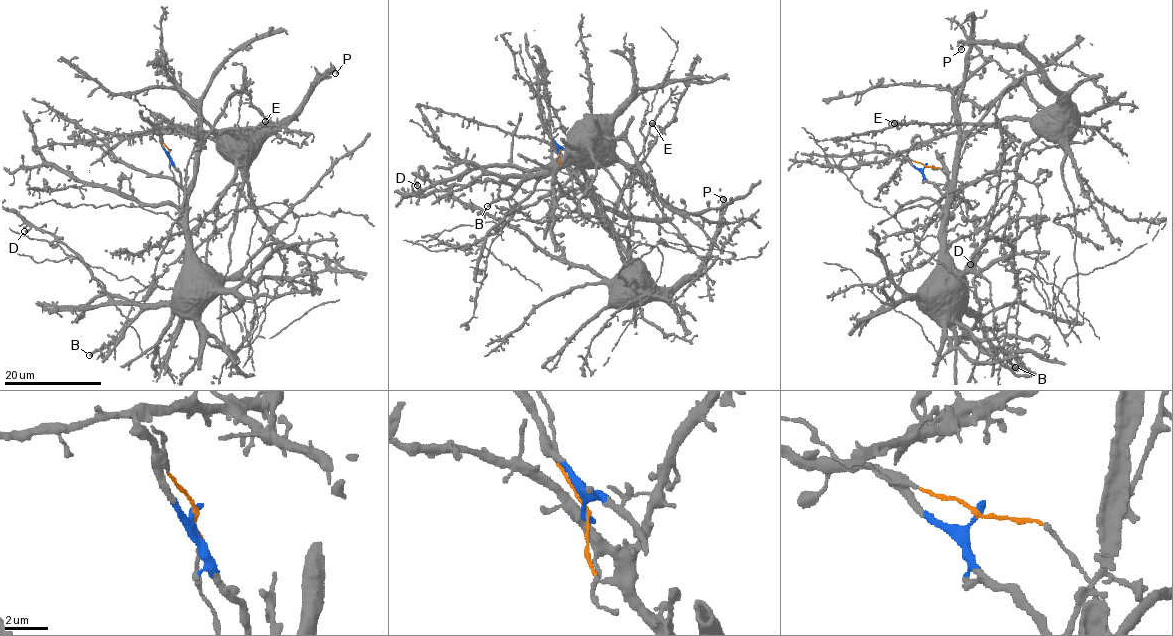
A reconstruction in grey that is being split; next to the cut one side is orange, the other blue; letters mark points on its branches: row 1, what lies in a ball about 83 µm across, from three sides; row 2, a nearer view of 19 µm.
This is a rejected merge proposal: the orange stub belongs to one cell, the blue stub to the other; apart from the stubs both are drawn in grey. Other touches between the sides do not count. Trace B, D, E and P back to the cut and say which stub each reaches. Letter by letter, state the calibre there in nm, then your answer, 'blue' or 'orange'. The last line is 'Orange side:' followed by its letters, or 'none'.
B: calibre 360 nm; blue
D: calibre 280 nm; blue
E: calibre 360 nm; orange
P: calibre 320 nm; orange
Orange side: E, P

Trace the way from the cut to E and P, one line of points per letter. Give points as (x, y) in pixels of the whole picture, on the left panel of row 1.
E: (169, 151), (179, 221), (199, 218), (199, 225), (234, 175), (238, 141), (221, 131), (273, 124), (264, 122)
P: (169, 151), (179, 221), (199, 218), (199, 225), (236, 161), (279, 129), (323, 74), (335, 67), (335, 73)

